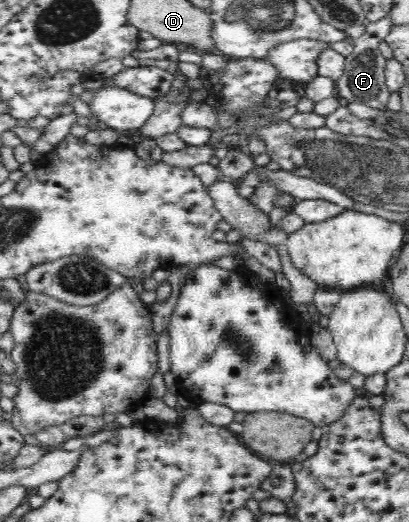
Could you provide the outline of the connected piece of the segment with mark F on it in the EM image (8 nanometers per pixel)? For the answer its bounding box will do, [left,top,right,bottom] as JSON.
[337,16,392,109]

